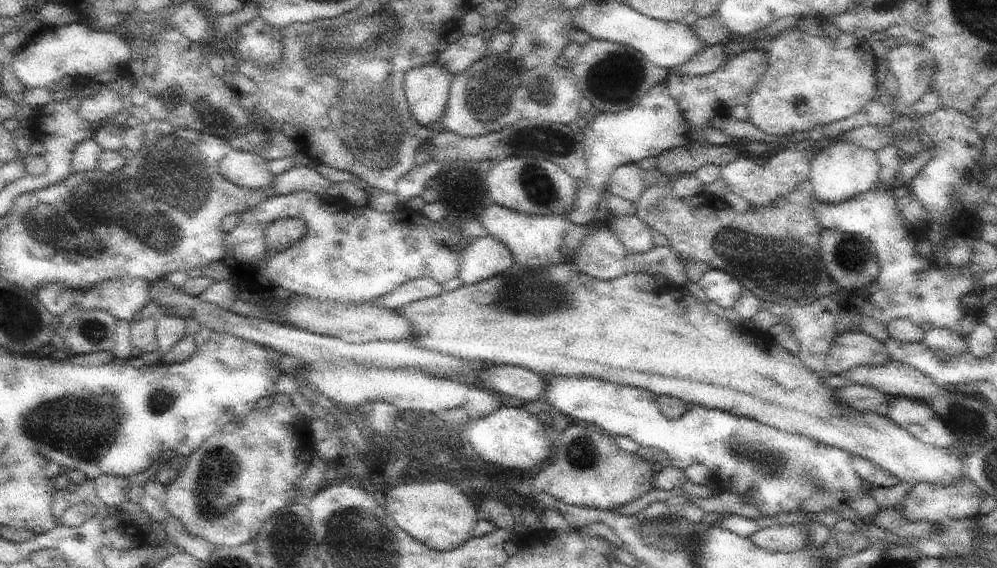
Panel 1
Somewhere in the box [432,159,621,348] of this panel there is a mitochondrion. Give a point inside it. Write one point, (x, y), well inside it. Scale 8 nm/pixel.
(538, 295)

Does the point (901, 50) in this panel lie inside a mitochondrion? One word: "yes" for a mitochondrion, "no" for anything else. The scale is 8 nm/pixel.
no

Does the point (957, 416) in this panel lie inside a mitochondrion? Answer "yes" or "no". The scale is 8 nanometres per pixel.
yes

